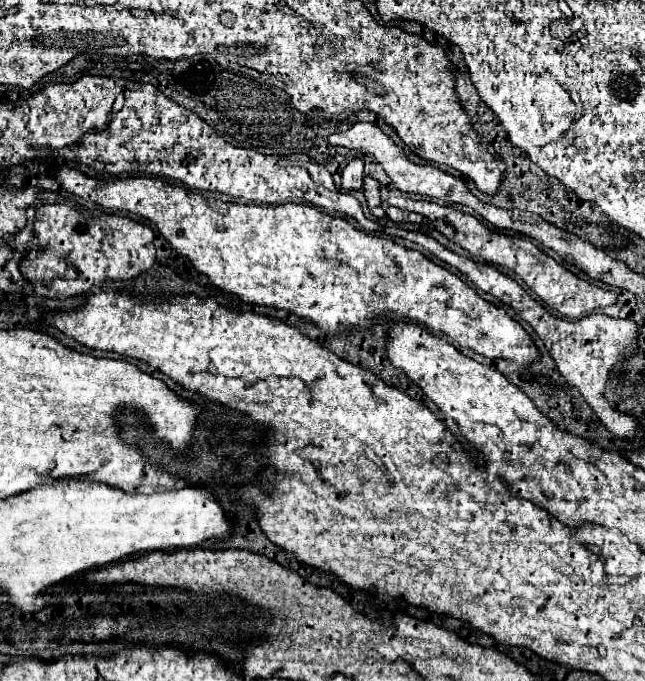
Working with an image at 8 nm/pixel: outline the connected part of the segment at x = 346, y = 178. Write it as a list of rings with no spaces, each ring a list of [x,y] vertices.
[[[353,159],[347,163],[347,167],[343,169],[341,175],[341,185],[343,189],[361,189],[363,187],[363,161],[361,159]]]

